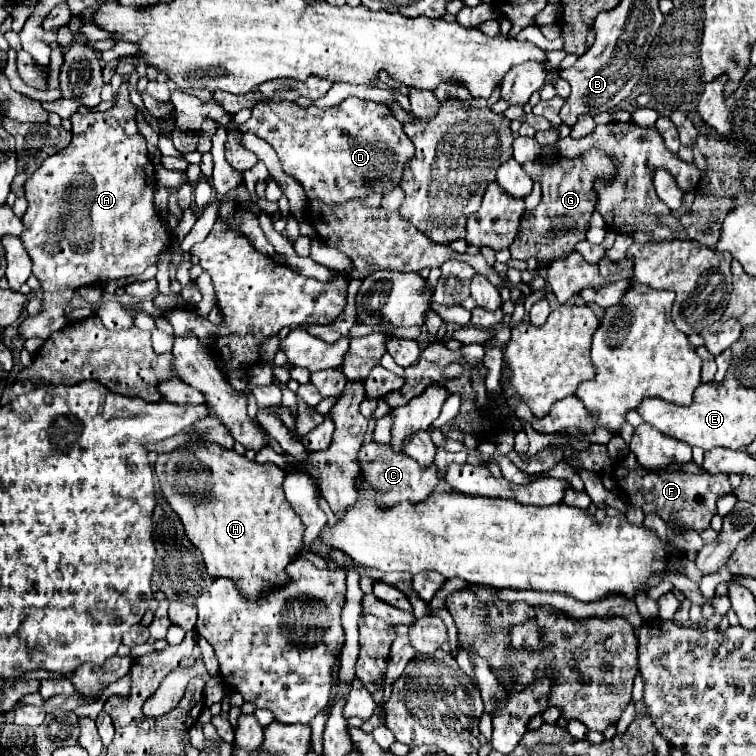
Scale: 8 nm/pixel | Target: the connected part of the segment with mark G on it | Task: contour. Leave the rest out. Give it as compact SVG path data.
M592 148L578 159L556 159L552 165L544 165L542 161L528 161L522 165L528 175L542 185L542 201L540 205L522 217L520 237L510 245L512 259L528 261L534 257L540 265L550 265L552 261L570 255L576 249L578 241L586 239L586 231L590 225L590 217L594 213L594 203L598 199L594 181L596 179L612 180L616 177L616 167L612 178L605 172L605 154L603 150Z

